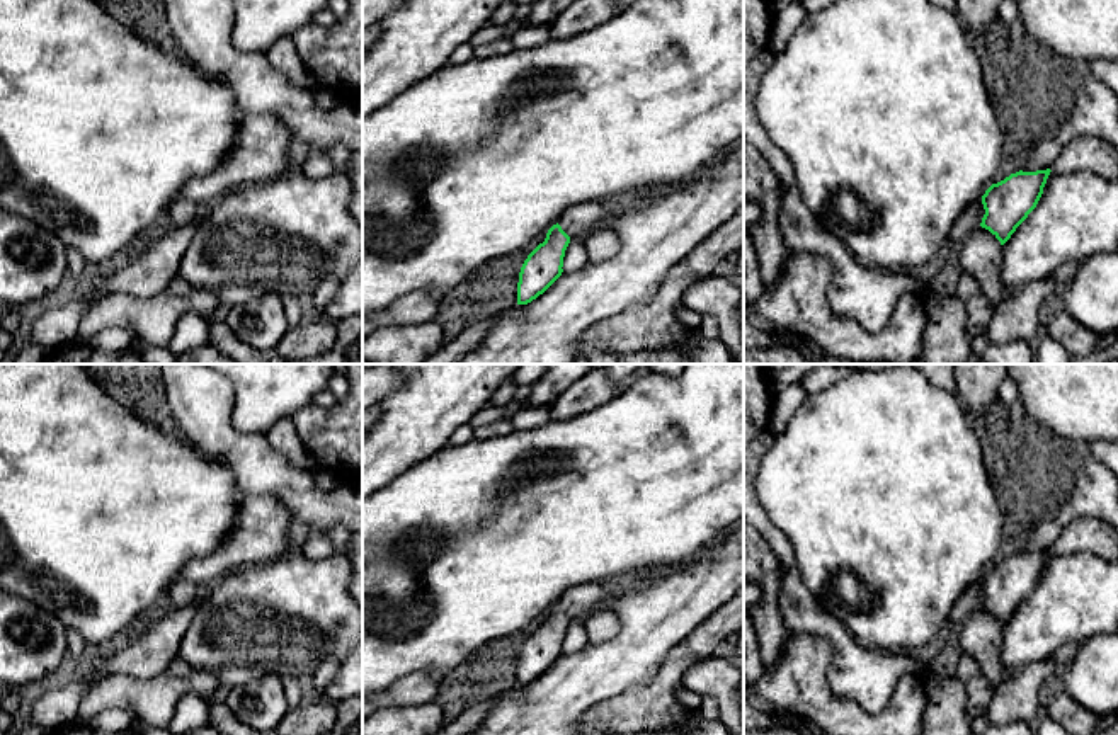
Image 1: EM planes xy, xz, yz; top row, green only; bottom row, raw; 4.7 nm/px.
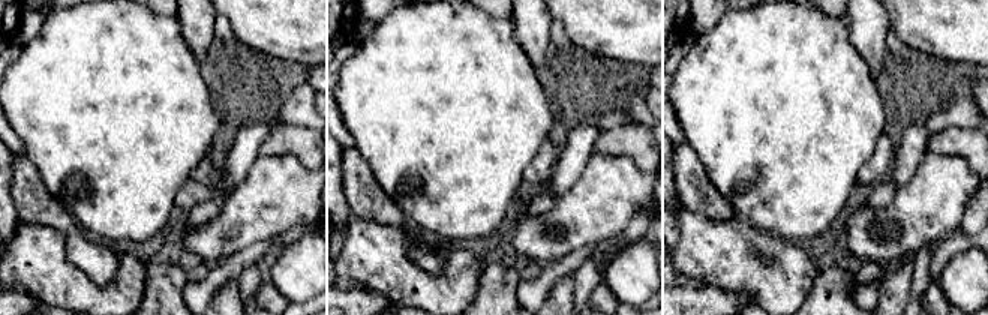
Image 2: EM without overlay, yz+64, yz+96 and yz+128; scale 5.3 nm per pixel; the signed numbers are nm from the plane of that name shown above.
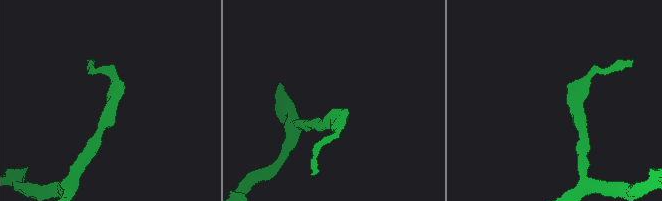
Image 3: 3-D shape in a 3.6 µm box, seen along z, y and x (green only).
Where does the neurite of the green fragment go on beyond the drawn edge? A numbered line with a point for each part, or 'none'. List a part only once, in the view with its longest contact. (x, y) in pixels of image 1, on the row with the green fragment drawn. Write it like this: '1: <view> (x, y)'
1: xz (577, 222)

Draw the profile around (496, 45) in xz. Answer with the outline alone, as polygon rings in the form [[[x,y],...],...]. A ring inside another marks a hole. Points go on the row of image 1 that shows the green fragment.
[[[490,36],[485,43],[473,48],[473,58],[485,60],[490,56],[507,54],[514,49],[511,37]]]

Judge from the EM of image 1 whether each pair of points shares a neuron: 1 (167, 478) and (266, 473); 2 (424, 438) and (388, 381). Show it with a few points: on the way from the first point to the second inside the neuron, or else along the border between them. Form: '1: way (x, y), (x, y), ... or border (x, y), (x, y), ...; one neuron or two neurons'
1: border (201, 450), (230, 470), (240, 494); two neurons
2: border (404, 381), (380, 400); two neurons

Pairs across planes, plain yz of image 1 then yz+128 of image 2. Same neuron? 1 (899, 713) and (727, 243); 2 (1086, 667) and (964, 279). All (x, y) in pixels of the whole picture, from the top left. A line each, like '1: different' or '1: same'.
1: same
2: same

